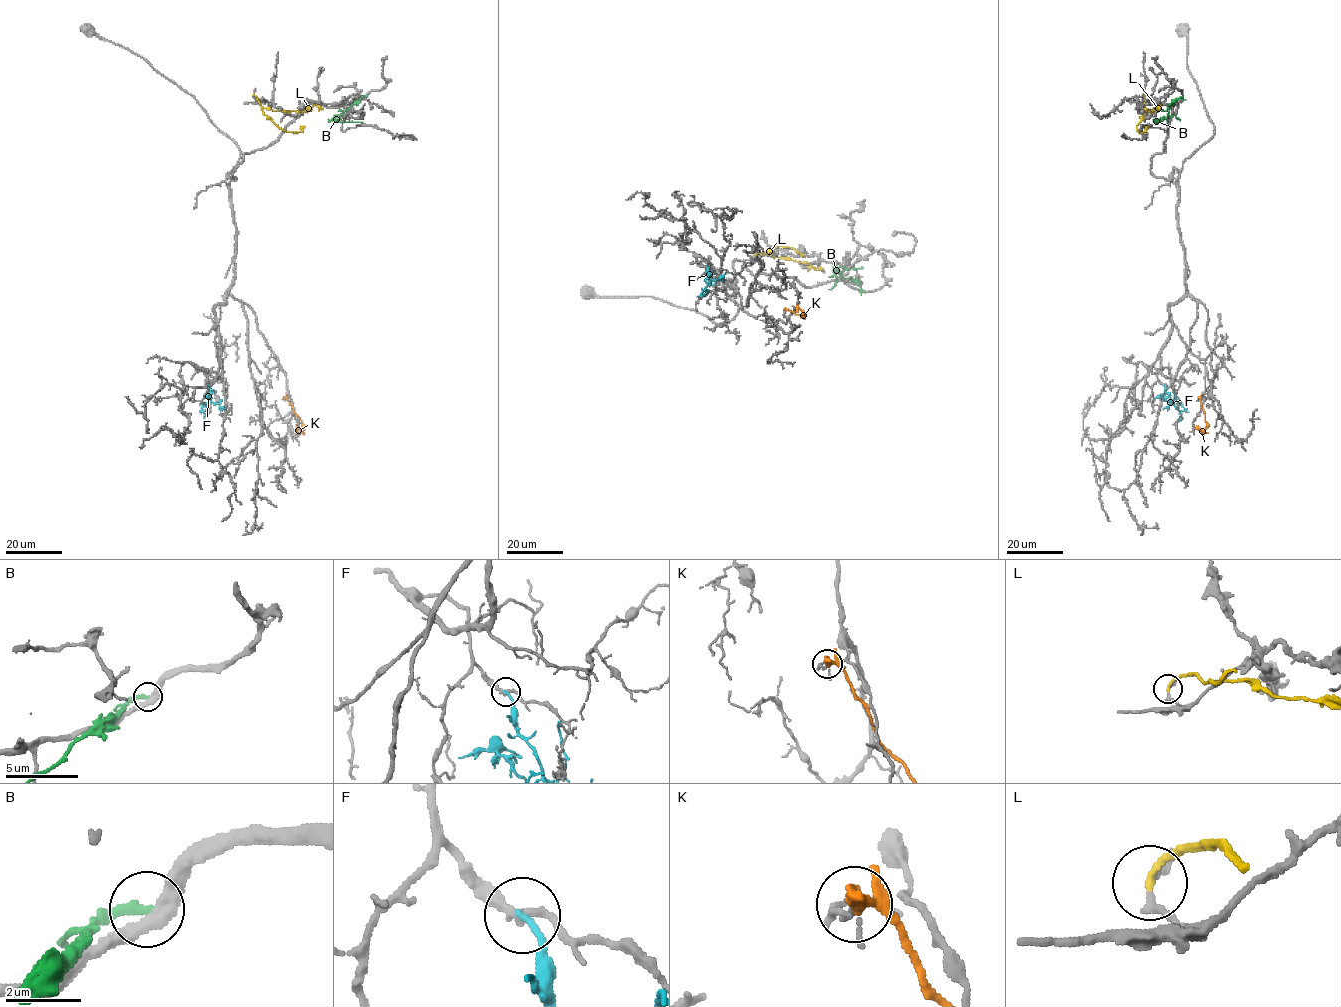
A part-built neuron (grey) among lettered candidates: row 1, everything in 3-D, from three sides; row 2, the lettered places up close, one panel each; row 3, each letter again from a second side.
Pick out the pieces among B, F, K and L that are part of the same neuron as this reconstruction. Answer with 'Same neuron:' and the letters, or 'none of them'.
Same neuron: none of them

